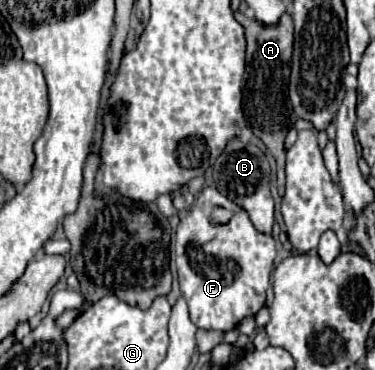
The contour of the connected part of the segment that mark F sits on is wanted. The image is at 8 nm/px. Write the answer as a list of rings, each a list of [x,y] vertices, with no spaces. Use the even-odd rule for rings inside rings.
[[[203,188],[195,204],[183,214],[175,232],[175,248],[179,288],[187,300],[191,322],[197,328],[229,332],[265,306],[265,292],[269,288],[269,274],[275,258],[275,238],[273,234],[259,232],[247,210],[219,194],[217,188]],[[219,206],[233,214],[225,224],[213,224],[209,218]],[[227,260],[235,262],[235,272],[231,264],[227,266]]]

